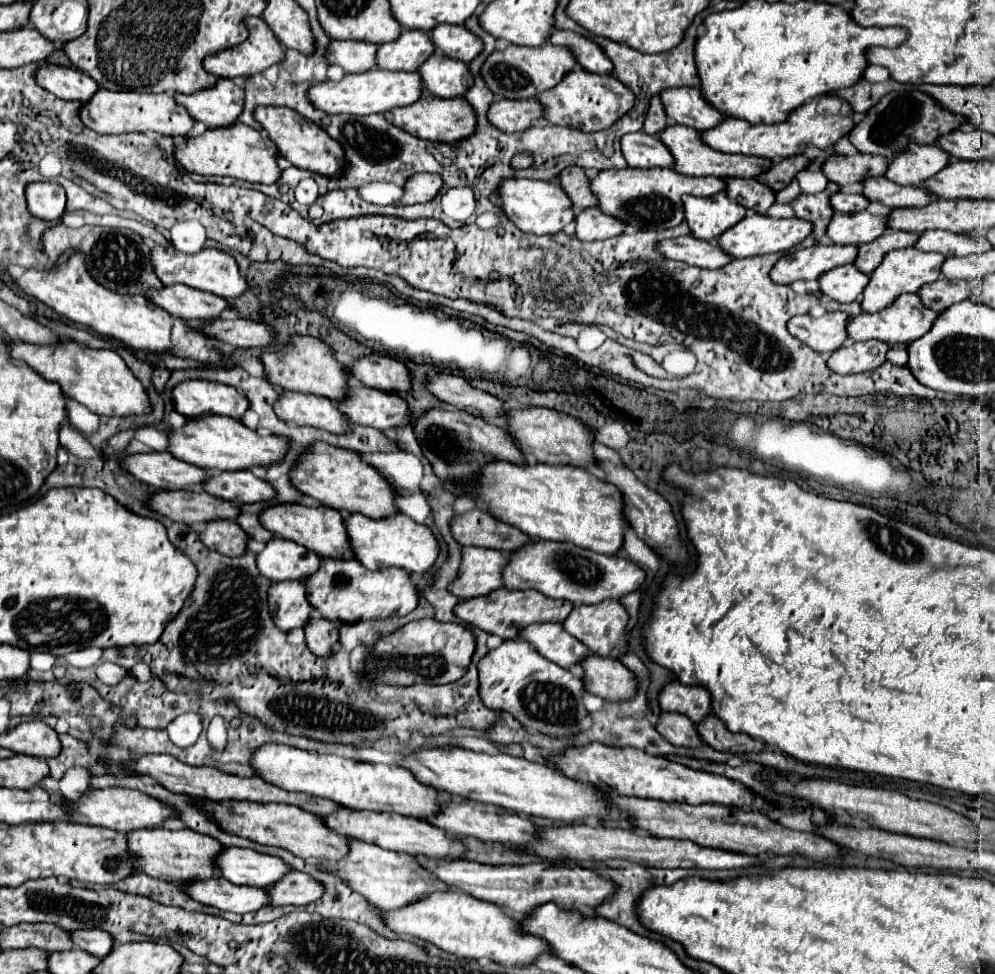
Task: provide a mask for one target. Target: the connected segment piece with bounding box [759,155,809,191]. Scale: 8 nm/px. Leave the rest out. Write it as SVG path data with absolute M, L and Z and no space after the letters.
M793 155L791 159L783 159L779 163L771 165L771 171L759 175L759 181L767 187L771 187L773 191L779 191L783 187L787 187L791 183L791 179L805 169L809 163L809 159L805 155Z

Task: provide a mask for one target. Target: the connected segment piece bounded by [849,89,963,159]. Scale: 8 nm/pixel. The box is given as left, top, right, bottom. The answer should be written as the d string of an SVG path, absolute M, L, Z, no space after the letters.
M919 89L895 91L895 95L891 91L883 95L879 103L865 113L865 119L851 129L849 139L863 153L883 155L887 159L893 159L897 153L905 151L911 141L921 145L931 145L937 141L939 135L945 135L957 129L961 123L963 123L963 117L941 109L929 95L925 95Z

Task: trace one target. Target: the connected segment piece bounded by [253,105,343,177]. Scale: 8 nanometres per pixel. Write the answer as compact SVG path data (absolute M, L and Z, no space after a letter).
M257 107L253 113L255 121L261 123L261 127L267 131L269 139L277 145L277 151L291 161L299 169L307 169L313 173L323 173L329 177L335 177L341 173L343 165L343 149L335 139L331 139L323 129L319 129L313 121L301 117L297 111L287 107Z

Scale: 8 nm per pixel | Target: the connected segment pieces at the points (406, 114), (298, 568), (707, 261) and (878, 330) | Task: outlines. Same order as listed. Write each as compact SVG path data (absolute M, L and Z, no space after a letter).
M423 91L423 99L419 99L419 103L411 103L411 107L399 107L399 111L389 111L387 119L419 139L441 143L461 141L475 131L475 111L463 97L435 99L433 95L427 95L427 91Z
M271 539L257 555L261 575L279 581L301 581L321 567L321 557L289 539Z
M693 235L663 239L657 243L657 251L665 259L681 261L681 263L695 265L695 267L707 267L707 269L717 269L731 261L731 257L725 255L717 243L699 241Z
M907 293L907 295L899 295L899 299L895 299L895 303L891 303L891 307L885 307L883 311L877 313L861 313L853 319L849 319L847 323L847 335L853 341L869 341L869 339L879 339L885 343L911 343L915 339L919 339L921 335L925 335L933 321L935 321L937 313L931 309L925 309L919 295L915 293Z

